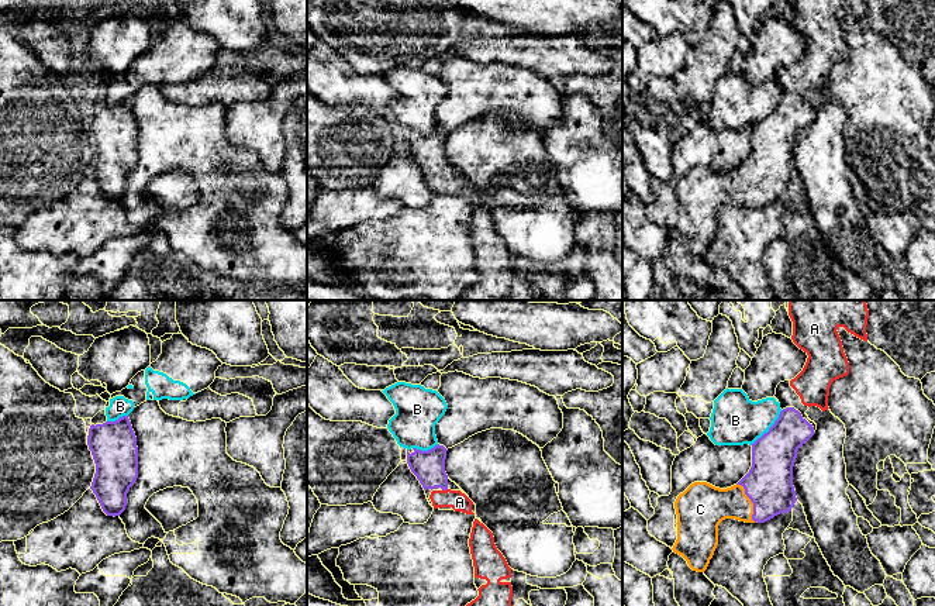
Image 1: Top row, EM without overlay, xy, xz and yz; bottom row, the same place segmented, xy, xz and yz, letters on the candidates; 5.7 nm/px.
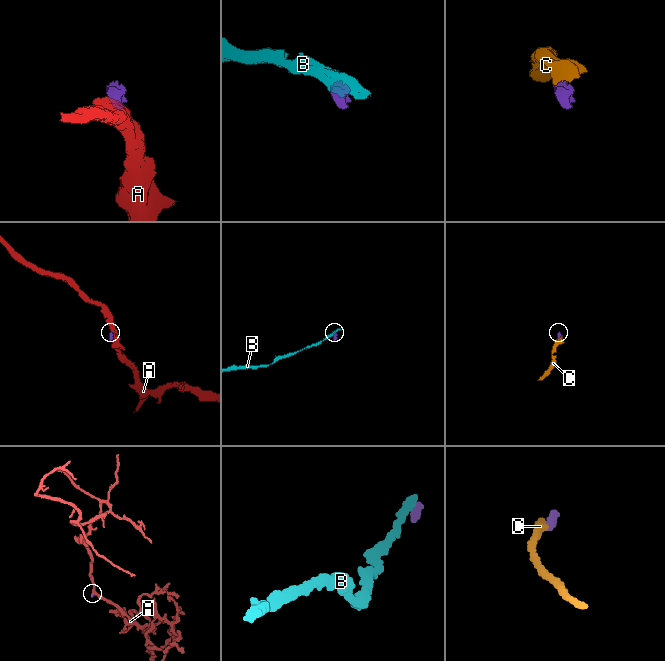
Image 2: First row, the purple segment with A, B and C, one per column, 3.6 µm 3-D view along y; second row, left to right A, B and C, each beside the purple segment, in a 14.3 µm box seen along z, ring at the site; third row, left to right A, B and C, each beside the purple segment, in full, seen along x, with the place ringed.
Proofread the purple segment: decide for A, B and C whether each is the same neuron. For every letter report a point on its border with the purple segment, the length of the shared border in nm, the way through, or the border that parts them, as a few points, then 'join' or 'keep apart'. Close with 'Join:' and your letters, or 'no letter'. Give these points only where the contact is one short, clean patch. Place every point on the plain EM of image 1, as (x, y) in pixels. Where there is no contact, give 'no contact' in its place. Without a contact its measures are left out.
A: contact xz (444, 174); length 40 nm; way xz (428, 151), (444, 174), (459, 186); join
B: contact yz (769, 113); length 260 nm; border yz (782, 95), (775, 107), (751, 128); keep apart
C: contact yz (752, 186); length 260 nm; way yz (769, 167), (752, 186), (708, 190); join
Join: A, C

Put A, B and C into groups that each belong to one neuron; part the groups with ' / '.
A C / B

